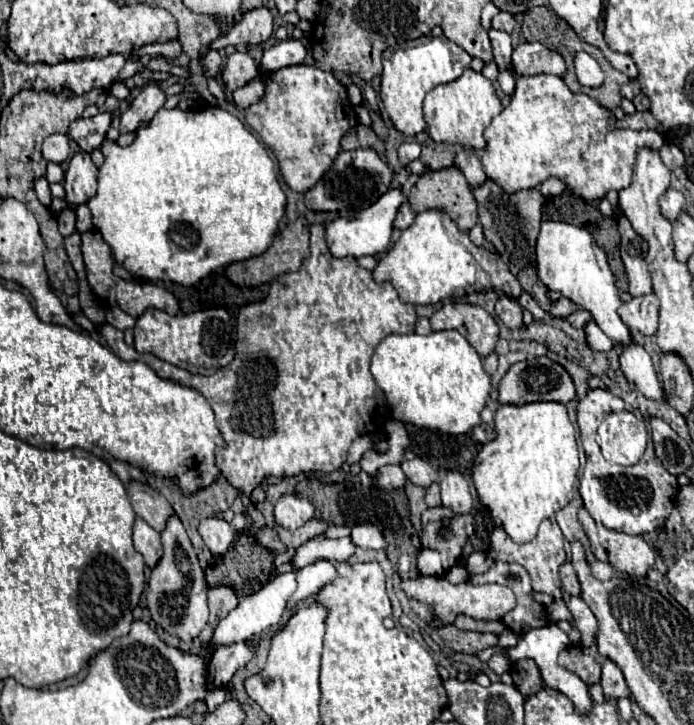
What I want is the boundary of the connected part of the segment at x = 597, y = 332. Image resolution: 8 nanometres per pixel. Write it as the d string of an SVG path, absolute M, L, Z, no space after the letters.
M596 322L586 324L584 330L586 330L586 340L588 340L588 346L590 346L590 348L594 348L594 350L598 350L598 352L608 352L608 350L612 350L614 342L596 326Z

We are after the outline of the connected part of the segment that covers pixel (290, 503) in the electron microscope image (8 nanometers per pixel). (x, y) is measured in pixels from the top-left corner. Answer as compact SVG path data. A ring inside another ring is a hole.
M294 494L282 496L274 506L274 520L278 526L296 530L314 518L314 506L310 500L298 498Z

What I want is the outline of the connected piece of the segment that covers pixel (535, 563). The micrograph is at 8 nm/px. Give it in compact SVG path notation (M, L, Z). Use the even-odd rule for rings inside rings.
M544 520L542 522L542 528L538 532L538 536L532 540L532 542L526 542L526 544L516 544L510 540L510 536L504 532L502 526L496 526L492 536L490 536L490 552L488 552L494 560L502 560L502 562L516 562L516 564L522 564L530 578L532 578L532 588L538 590L538 592L546 592L550 596L554 596L554 602L550 606L546 606L546 612L548 612L548 618L552 616L558 616L558 618L568 618L570 616L570 610L566 608L564 600L562 600L562 590L560 590L560 576L558 576L558 570L564 562L568 562L568 556L566 556L566 550L564 550L564 536L562 536L562 530L556 522L550 522L550 520Z

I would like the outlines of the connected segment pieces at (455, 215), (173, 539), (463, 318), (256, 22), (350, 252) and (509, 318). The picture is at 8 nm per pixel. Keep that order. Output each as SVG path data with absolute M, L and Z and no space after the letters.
M442 168L442 170L428 170L424 172L418 182L414 184L414 188L408 194L408 202L412 206L412 210L416 214L424 212L424 210L440 210L450 214L452 222L462 230L468 232L470 228L474 228L474 224L478 222L478 212L476 212L476 200L472 196L472 188L468 186L466 178L462 176L462 172L458 172L458 168Z
M172 516L168 520L166 530L162 532L162 546L164 546L162 560L152 570L148 580L146 590L148 610L152 614L152 620L160 624L168 634L184 642L192 642L208 622L208 598L206 598L208 586L204 580L204 572L198 564L196 552L178 516Z
M448 302L430 318L432 330L458 330L476 348L476 352L486 358L494 352L498 342L496 320L476 304Z
M256 8L254 12L246 12L246 16L240 16L240 20L234 24L234 28L228 30L226 36L220 40L214 40L210 44L210 50L220 50L226 48L228 44L238 46L238 44L262 44L266 42L274 32L272 26L272 14L268 8Z
M390 188L386 194L382 194L374 204L370 204L364 212L360 212L354 218L336 218L332 222L326 224L326 242L330 252L336 258L344 258L344 256L376 256L388 250L390 244L390 236L392 236L392 224L394 224L394 216L396 210L400 208L404 200L404 192L402 188Z
M500 294L498 302L496 302L496 314L502 318L502 322L508 328L522 326L522 306L518 304L516 298L510 298L506 294Z

